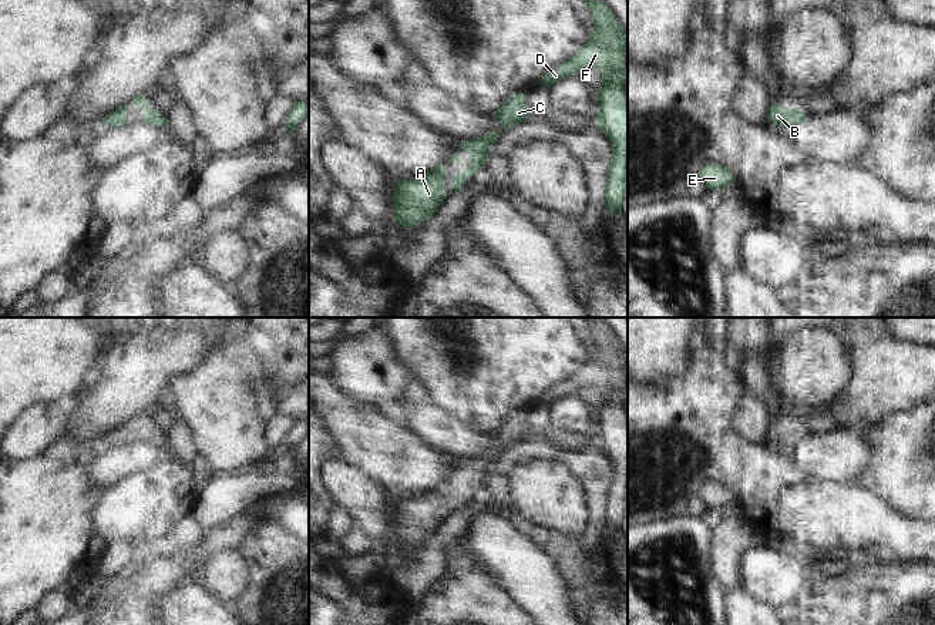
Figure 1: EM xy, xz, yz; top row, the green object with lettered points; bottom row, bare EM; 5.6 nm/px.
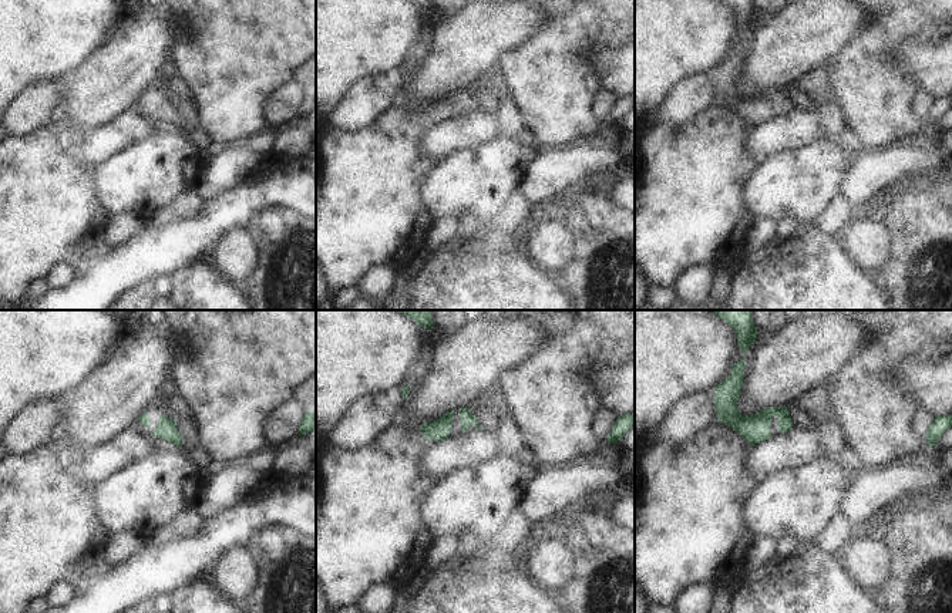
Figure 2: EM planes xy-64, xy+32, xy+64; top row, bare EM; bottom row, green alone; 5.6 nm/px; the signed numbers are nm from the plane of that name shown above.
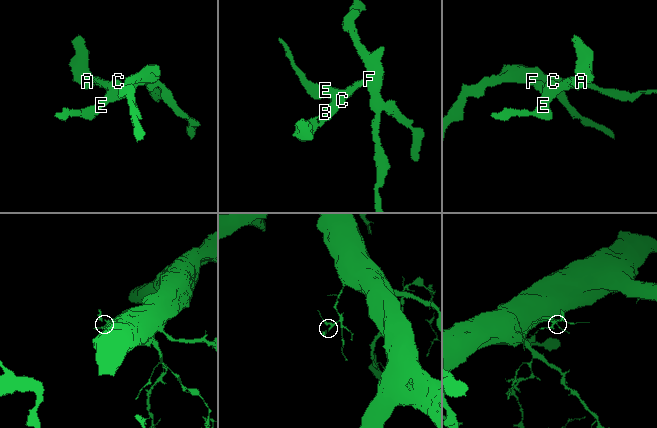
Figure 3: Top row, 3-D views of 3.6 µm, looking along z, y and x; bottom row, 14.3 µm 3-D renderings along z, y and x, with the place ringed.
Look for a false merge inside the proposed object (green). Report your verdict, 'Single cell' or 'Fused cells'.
Single cell.

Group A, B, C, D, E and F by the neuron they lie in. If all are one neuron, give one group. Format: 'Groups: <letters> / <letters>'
Groups: A B C D E F.

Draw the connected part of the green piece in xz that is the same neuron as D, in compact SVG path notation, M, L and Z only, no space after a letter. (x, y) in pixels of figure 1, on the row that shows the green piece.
M581 0L591 13L595 33L556 71L541 77L548 87L585 68L602 73L602 85L595 93L599 103L596 125L611 140L613 154L605 181L605 212L612 216L615 209L622 215L628 184L628 94L623 84L628 67L623 51L628 50L628 34L616 14L602 0Z

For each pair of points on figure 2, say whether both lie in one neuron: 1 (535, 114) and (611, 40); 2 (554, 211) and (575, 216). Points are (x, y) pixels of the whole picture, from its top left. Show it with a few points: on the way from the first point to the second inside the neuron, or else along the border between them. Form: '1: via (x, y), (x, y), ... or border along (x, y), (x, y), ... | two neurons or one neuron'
1: via (554, 91), (554, 84), (582, 56), (588, 46) | one neuron
2: border along (572, 192), (559, 218) | two neurons

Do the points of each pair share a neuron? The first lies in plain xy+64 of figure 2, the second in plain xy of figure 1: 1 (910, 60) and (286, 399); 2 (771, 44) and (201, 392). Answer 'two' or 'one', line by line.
1: one
2: two

